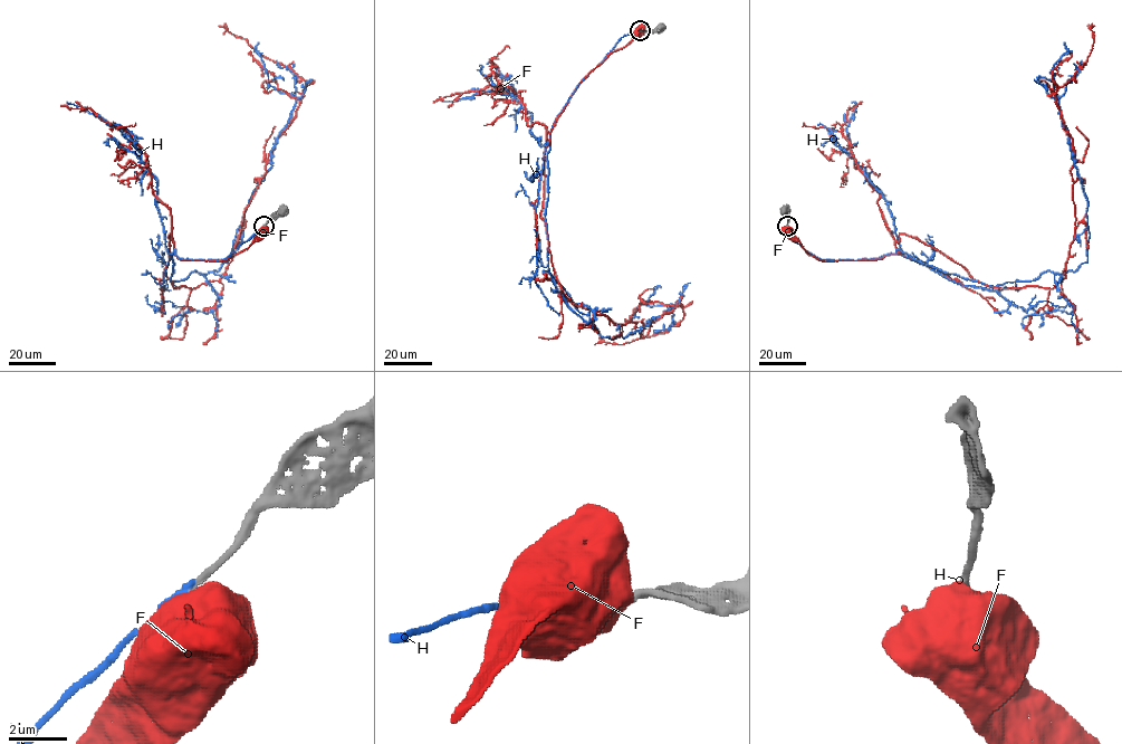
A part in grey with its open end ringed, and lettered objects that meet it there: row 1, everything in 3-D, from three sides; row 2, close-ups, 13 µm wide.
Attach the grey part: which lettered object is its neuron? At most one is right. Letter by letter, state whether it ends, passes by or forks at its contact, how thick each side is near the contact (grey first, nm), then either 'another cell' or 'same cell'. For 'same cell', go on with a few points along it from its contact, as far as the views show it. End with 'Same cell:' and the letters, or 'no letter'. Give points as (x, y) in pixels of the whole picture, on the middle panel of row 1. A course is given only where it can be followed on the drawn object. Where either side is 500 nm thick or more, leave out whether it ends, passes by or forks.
F: 240 nm thick on the grey side, 1050 nm on the other; another cell
H: it ends there; 220 nm thick on the grey side, 220 nm on the other; same cell; it runs (640, 30), (556, 117), (545, 211), (549, 272), (574, 306), (611, 339), (673, 307), (635, 313)
Same cell: H

